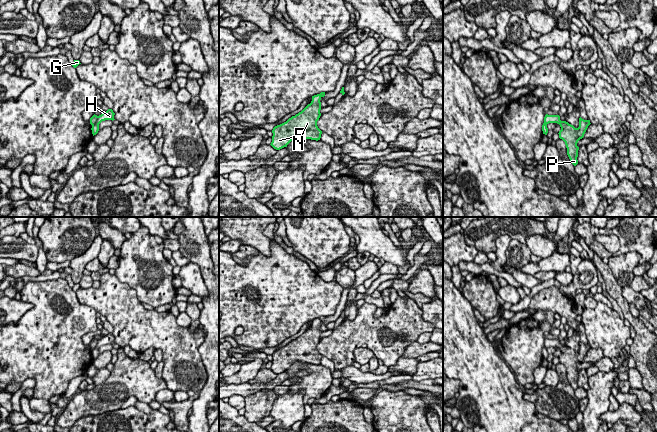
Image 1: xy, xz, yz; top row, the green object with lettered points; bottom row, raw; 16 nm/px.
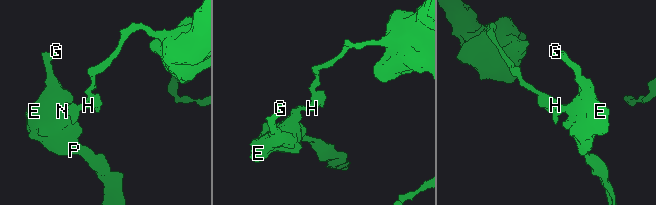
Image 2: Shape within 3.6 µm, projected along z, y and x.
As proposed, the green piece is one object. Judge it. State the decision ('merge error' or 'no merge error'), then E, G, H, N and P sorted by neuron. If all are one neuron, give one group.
merge error; E G N P / H

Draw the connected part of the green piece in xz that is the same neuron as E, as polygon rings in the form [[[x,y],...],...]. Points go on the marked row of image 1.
[[[312,96],[312,101],[301,112],[273,128],[271,146],[280,150],[296,137],[320,140],[322,131],[317,126],[321,113],[321,96]]]

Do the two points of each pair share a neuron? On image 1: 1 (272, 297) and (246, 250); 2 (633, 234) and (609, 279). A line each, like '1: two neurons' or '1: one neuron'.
1: two neurons
2: two neurons

